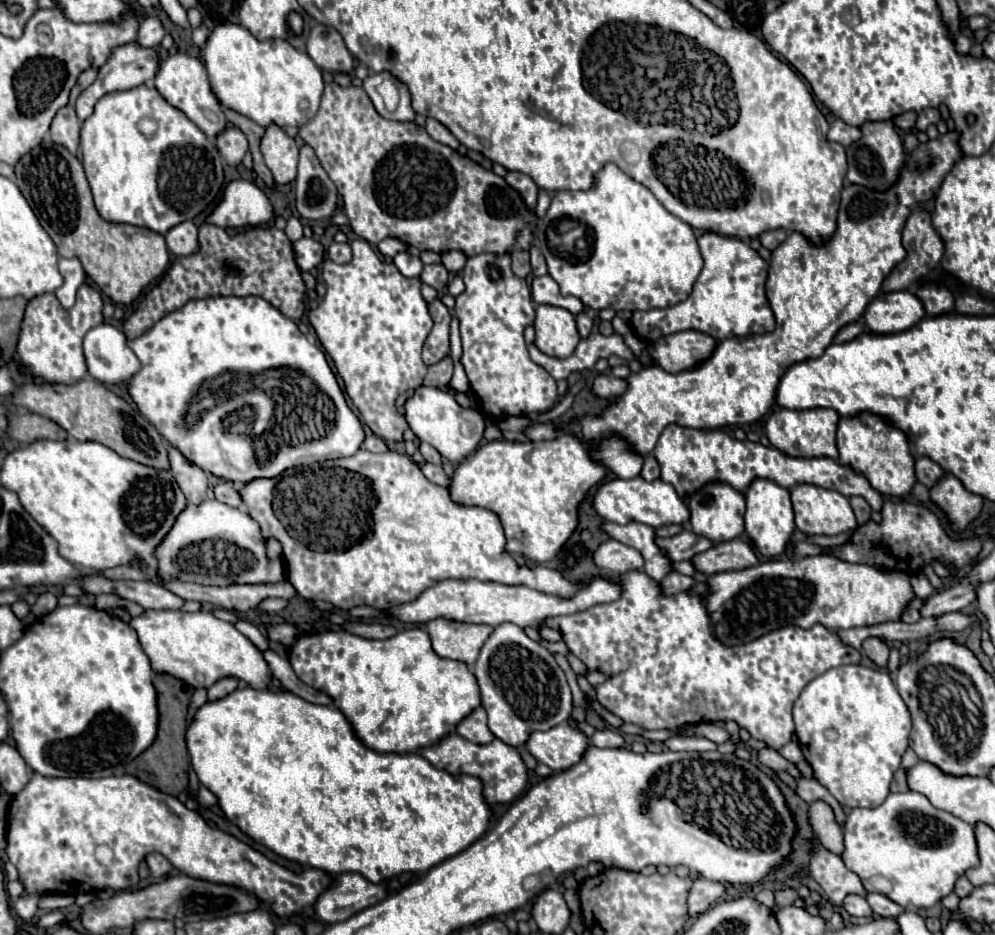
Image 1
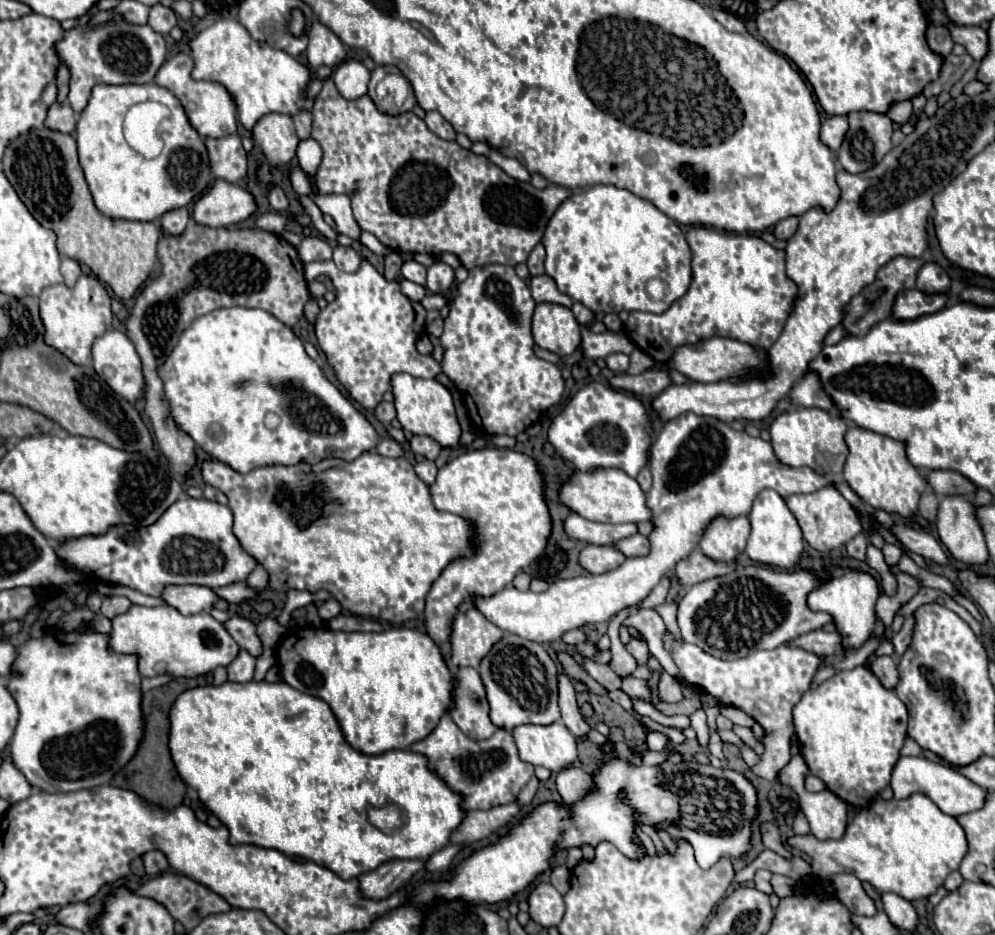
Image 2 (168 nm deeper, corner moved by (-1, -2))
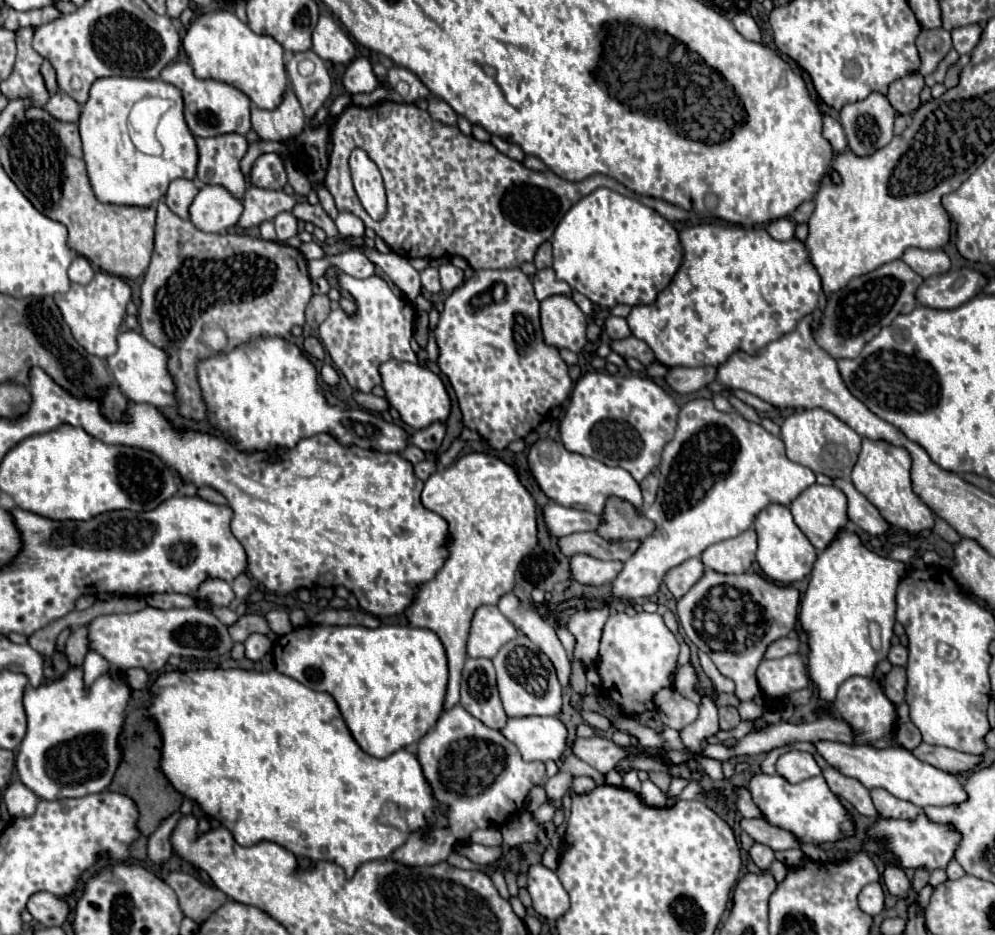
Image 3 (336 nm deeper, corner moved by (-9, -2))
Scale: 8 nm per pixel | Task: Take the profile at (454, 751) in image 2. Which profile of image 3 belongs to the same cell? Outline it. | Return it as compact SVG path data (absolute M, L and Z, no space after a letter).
M455 705L439 717L435 727L431 727L429 733L419 741L417 757L435 793L435 799L449 807L449 827L433 827L433 843L425 843L419 835L413 833L407 845L399 847L391 855L391 861L407 867L443 863L453 851L455 841L467 839L473 829L505 825L513 813L523 809L523 801L531 787L541 783L545 777L543 763L523 761L519 749L507 741L501 731L487 729L461 705Z

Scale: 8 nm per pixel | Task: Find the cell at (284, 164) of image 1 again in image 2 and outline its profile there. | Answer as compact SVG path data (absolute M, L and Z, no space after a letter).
M267 113L253 127L253 141L261 147L271 167L289 165L295 157L299 137L295 137L295 125L291 115Z

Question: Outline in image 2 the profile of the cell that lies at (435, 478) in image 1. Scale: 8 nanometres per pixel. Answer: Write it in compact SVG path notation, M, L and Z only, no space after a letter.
M419 461L415 463L415 473L421 481L425 481L427 485L431 485L435 481L435 475L437 475L437 467L433 461Z

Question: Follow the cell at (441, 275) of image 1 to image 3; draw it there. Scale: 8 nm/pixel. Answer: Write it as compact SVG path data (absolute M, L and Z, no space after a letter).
M443 263L439 267L439 277L441 277L441 289L445 293L451 293L453 289L457 289L463 283L463 271L451 263Z

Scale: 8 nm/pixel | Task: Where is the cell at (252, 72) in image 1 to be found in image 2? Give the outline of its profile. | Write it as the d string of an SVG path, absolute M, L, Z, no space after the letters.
M217 19L213 25L199 31L189 41L189 47L195 63L193 79L225 85L237 101L239 121L247 131L251 131L265 113L295 115L301 109L313 107L311 99L303 99L303 91L309 85L307 67L281 49L251 39L247 29L235 19Z

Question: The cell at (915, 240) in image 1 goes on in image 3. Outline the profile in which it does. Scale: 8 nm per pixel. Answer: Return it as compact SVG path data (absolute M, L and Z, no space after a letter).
M901 259L881 265L863 277L857 277L839 293L835 293L835 297L827 299L825 319L817 329L815 341L821 349L831 353L833 359L857 357L863 345L871 341L871 337L875 337L883 327L891 325L897 315L911 313L917 307L915 289L921 283L923 279Z

